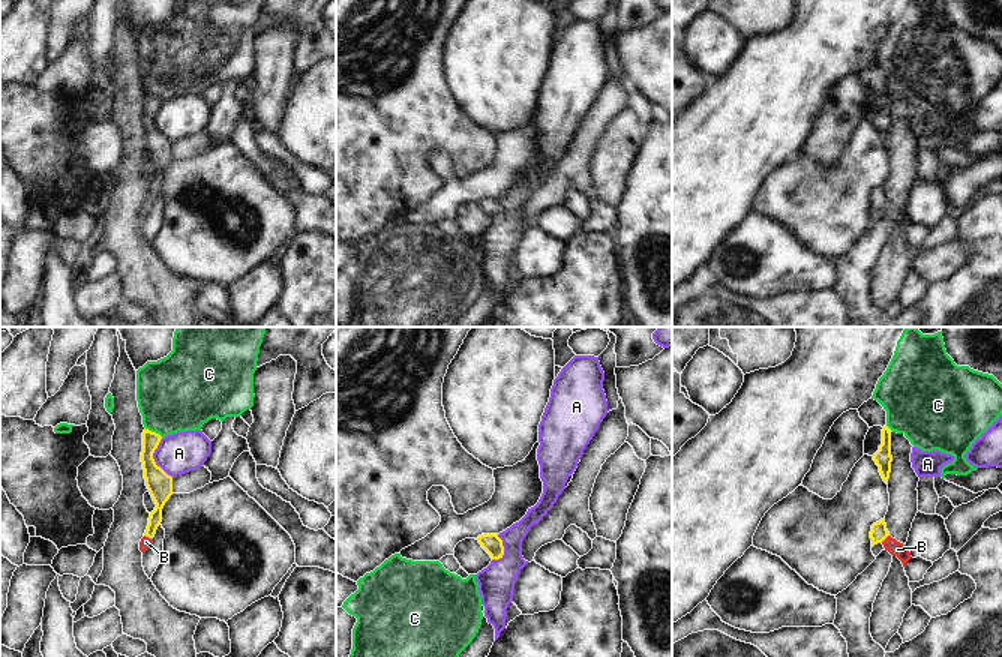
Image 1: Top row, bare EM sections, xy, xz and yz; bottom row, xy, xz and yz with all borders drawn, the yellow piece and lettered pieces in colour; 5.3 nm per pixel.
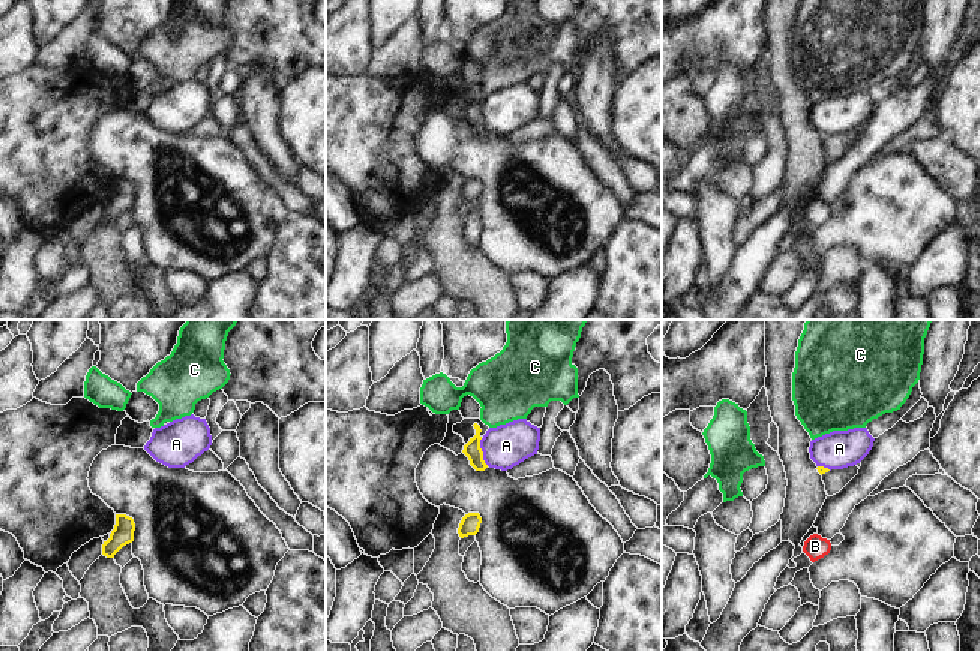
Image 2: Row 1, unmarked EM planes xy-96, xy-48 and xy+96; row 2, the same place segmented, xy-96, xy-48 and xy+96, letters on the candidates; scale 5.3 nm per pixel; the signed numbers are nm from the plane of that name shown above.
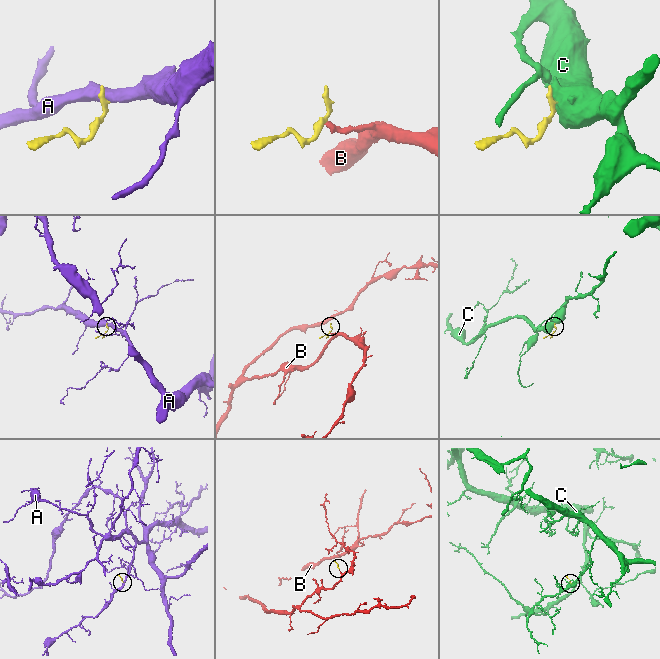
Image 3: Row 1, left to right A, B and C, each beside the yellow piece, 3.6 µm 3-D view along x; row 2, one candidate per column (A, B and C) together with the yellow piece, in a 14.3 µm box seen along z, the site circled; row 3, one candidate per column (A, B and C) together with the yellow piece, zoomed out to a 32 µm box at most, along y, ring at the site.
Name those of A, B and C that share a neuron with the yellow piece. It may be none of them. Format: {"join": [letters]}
{"join": ["B"]}

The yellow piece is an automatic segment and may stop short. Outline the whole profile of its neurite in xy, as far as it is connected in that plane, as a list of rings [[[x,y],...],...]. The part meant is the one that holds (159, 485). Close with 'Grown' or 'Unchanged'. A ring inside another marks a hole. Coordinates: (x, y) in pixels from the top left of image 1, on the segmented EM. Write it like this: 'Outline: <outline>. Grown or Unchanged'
Outline: [[[144,429],[141,462],[146,486],[156,507],[150,513],[147,530],[140,542],[140,550],[142,554],[152,546],[156,530],[162,522],[162,508],[172,495],[172,477],[158,466],[153,459],[153,453],[158,448],[160,440],[162,436],[159,434]]]. Grown

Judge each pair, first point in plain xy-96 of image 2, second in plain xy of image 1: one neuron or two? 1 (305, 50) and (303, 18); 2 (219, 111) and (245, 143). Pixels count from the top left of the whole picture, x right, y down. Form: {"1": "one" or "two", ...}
{"1": "one", "2": "one"}

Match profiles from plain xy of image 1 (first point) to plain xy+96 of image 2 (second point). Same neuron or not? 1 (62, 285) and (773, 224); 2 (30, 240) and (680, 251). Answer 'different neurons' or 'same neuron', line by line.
1: different neurons
2: same neuron

